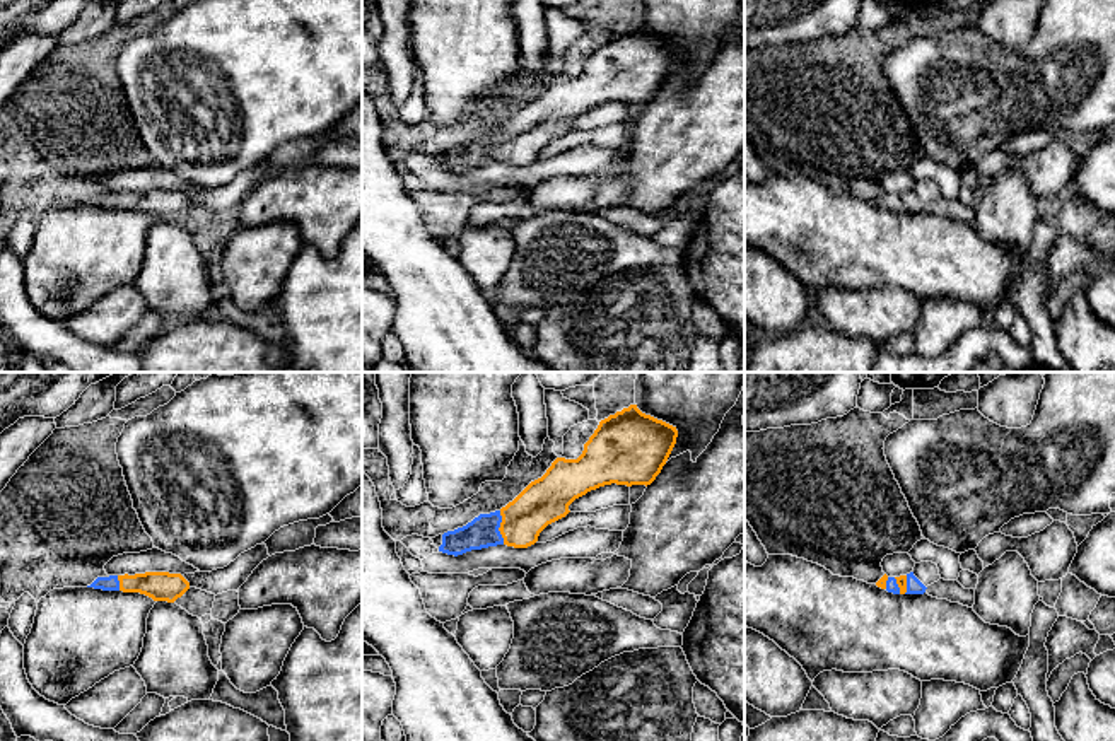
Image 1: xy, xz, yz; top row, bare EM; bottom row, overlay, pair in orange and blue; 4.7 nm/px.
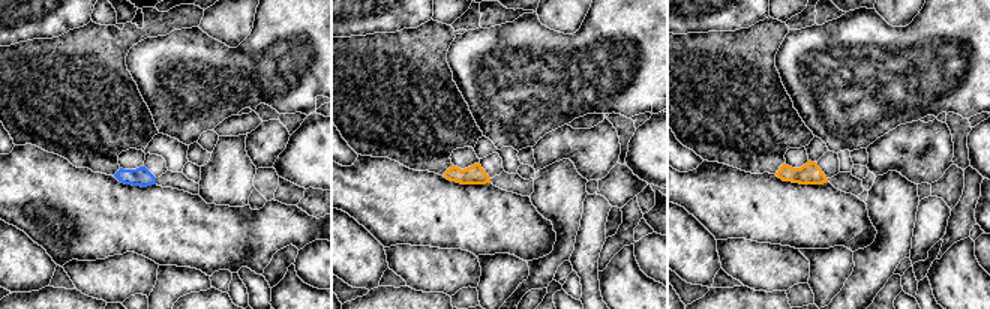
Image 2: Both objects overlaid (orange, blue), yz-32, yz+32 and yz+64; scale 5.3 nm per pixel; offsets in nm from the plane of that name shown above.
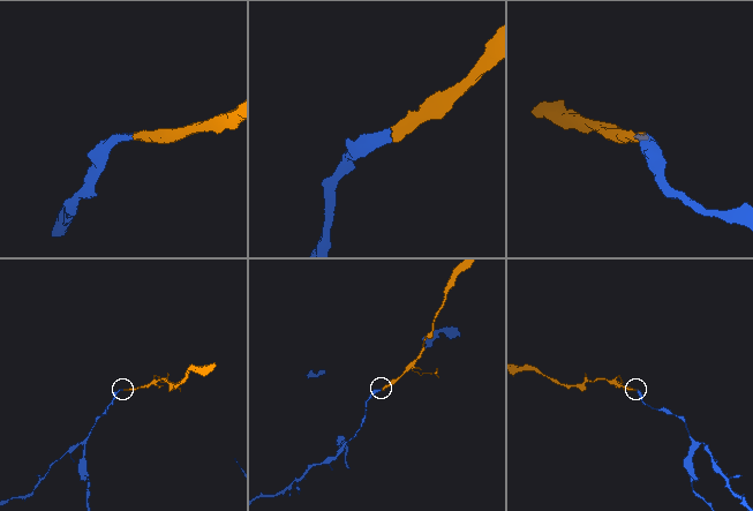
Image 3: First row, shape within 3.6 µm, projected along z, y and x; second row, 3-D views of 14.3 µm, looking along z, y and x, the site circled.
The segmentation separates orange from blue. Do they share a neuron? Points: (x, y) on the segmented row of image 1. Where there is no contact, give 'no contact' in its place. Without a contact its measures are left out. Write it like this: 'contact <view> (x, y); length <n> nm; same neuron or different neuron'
contact xz (499, 528); length 160 nm; same neuron

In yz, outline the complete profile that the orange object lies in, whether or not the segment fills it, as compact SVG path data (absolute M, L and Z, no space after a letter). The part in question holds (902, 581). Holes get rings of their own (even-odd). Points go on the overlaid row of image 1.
M914 572L900 577L888 577L886 574L876 582L878 587L893 594L924 594L925 586L914 575Z

